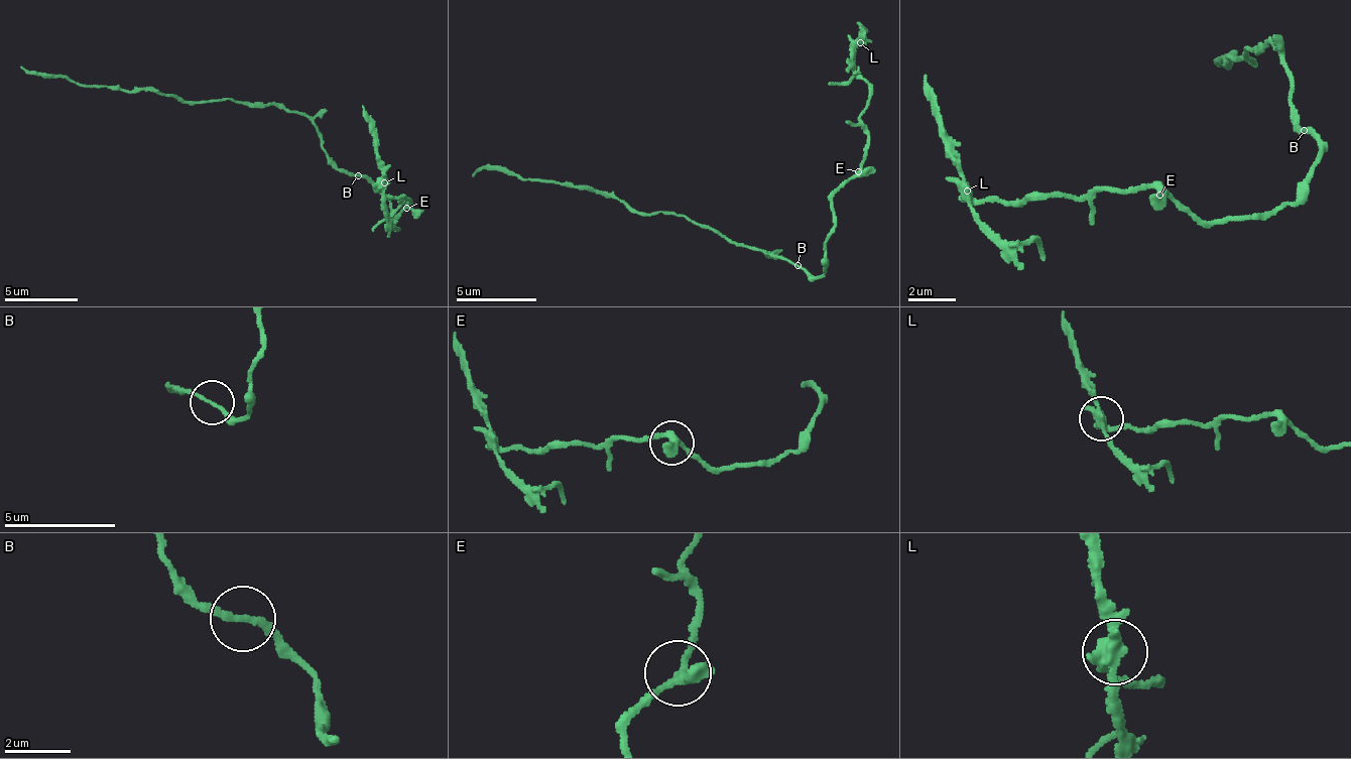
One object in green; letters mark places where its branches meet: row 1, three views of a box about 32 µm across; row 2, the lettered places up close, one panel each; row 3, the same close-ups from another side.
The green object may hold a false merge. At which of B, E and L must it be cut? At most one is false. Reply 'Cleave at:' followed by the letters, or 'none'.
Cleave at: L

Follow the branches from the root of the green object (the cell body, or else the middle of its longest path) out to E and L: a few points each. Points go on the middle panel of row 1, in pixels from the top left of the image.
E: (793, 265), (802, 265), (814, 277), (820, 276), (826, 243), (832, 234), (831, 194), (858, 171)
L: (793, 265), (814, 277), (823, 271), (831, 190), (866, 152), (861, 112), (869, 84), (854, 69), (859, 42)

